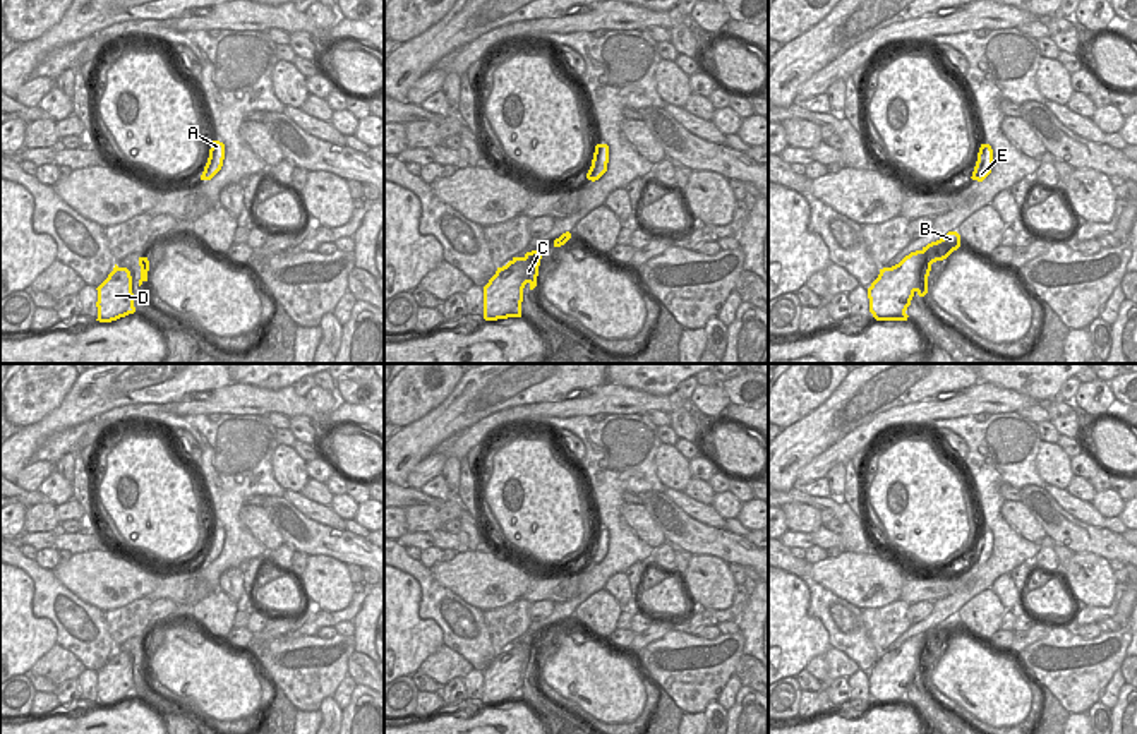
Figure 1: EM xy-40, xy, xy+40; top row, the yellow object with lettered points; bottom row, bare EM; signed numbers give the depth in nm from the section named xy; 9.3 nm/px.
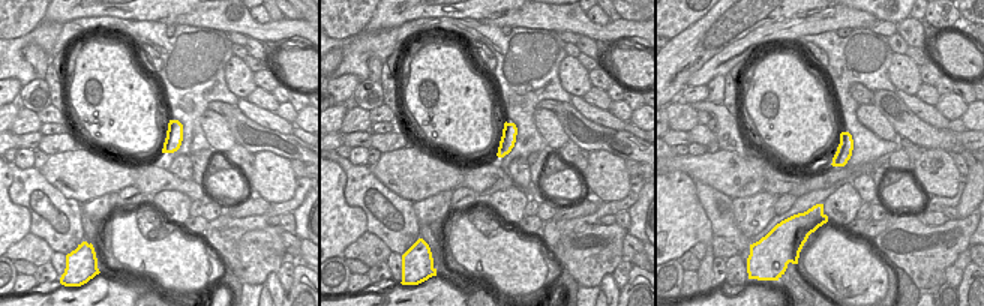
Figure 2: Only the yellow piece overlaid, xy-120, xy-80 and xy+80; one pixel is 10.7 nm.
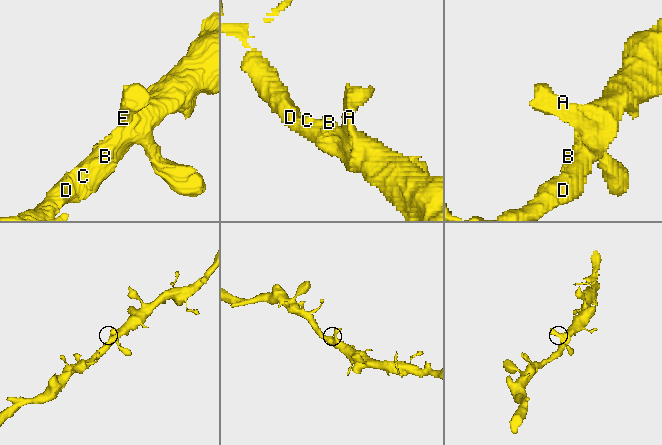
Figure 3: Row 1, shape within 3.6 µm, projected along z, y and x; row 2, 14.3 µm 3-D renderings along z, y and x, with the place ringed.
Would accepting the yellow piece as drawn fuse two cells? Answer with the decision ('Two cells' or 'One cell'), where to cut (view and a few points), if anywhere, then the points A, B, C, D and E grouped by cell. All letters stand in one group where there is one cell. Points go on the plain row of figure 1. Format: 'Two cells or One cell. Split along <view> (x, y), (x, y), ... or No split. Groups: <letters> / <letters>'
One cell. No split. Groups: A B C D E.

